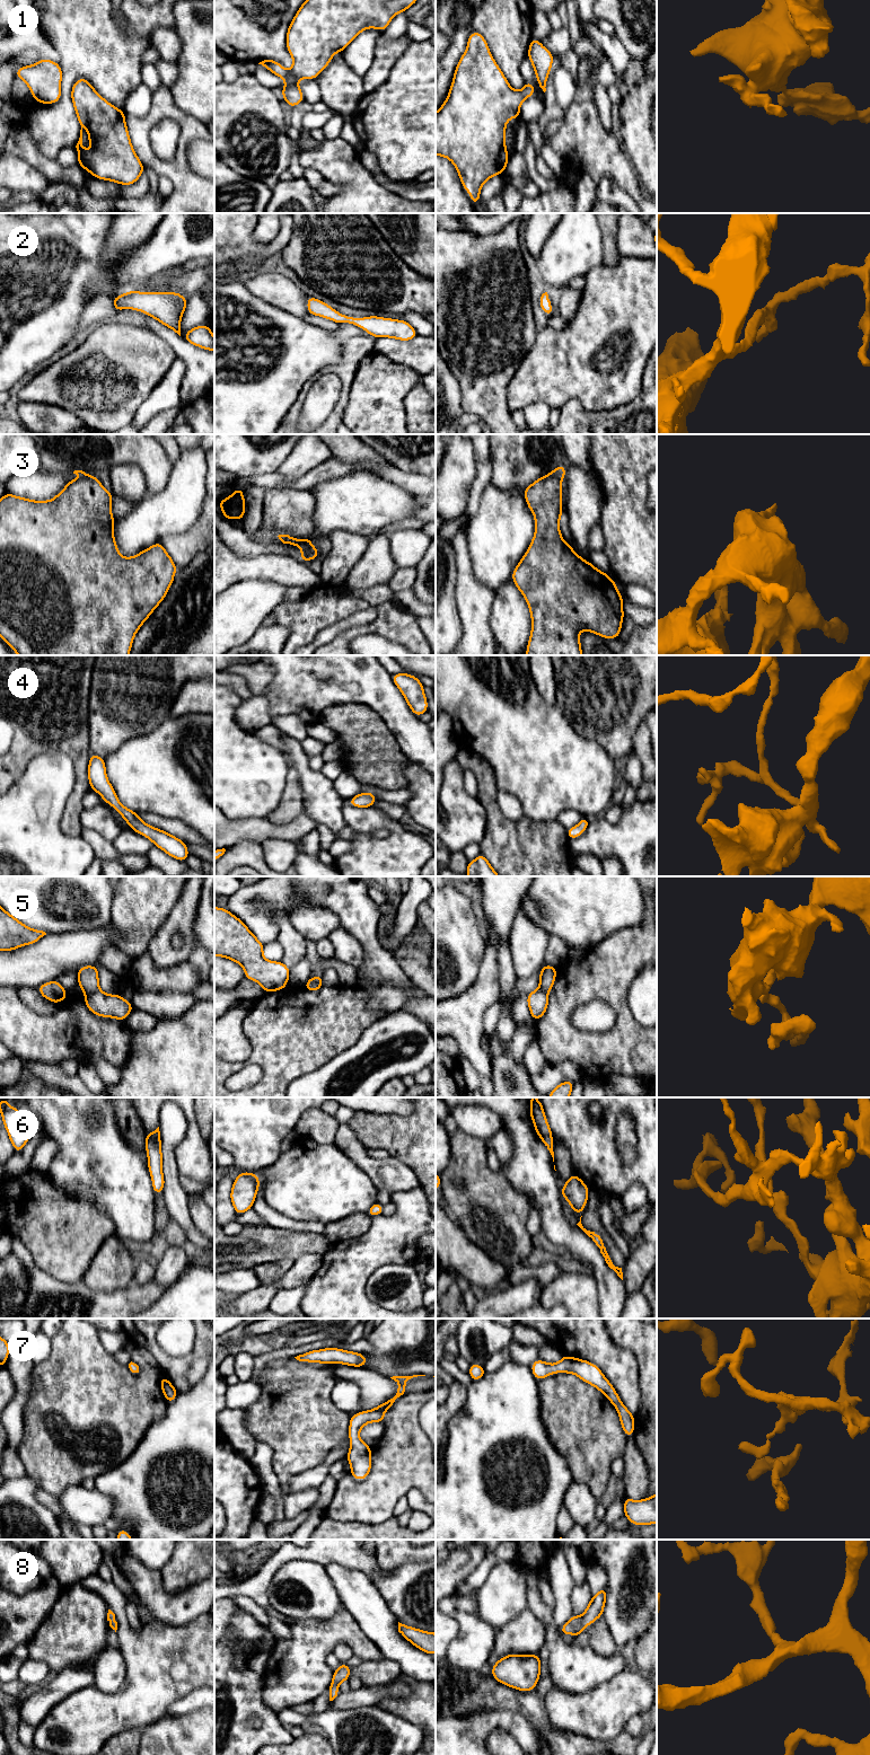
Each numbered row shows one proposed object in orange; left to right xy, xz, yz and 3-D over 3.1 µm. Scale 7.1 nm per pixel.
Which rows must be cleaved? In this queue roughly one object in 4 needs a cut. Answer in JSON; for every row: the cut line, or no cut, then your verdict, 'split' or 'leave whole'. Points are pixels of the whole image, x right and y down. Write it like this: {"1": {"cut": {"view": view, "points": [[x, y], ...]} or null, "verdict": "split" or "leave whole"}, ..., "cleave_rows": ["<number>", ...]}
{"1": {"cut": null, "verdict": "leave whole"}, "2": {"cut": null, "verdict": "leave whole"}, "3": {"cut": {"view": "yz", "points": [[547, 475], [554, 476], [560, 481]]}, "verdict": "split"}, "4": {"cut": null, "verdict": "leave whole"}, "5": {"cut": {"view": "xy", "points": [[98, 988], [85, 994]]}, "verdict": "split"}, "6": {"cut": null, "verdict": "leave whole"}, "7": {"cut": null, "verdict": "leave whole"}, "8": {"cut": null, "verdict": "leave whole"}, "cleave_rows": ["3", "5"]}

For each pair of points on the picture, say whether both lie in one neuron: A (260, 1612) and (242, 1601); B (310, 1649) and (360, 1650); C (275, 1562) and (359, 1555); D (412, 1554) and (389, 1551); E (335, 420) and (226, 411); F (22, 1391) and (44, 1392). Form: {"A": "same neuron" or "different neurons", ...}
{"A": "same neuron", "B": "same neuron", "C": "same neuron", "D": "same neuron", "E": "different neurons", "F": "different neurons"}

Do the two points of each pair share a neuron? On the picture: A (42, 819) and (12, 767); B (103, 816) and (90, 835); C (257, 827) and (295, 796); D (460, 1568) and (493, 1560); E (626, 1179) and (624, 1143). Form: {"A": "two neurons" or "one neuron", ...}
{"A": "two neurons", "B": "two neurons", "C": "two neurons", "D": "two neurons", "E": "two neurons"}

